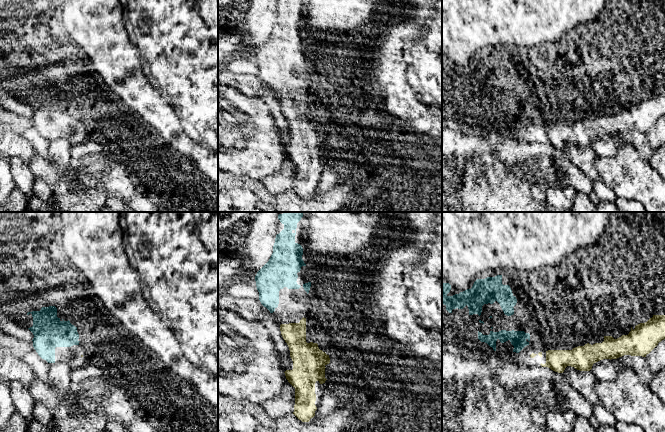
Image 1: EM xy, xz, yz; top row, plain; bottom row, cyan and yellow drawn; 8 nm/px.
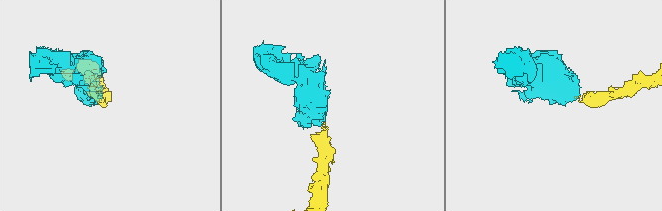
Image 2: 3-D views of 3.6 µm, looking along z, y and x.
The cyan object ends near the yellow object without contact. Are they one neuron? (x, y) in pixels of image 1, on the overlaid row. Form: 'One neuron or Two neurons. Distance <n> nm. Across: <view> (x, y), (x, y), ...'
One neuron. Distance 80 nm. Across: yz (528, 344), (532, 353)

